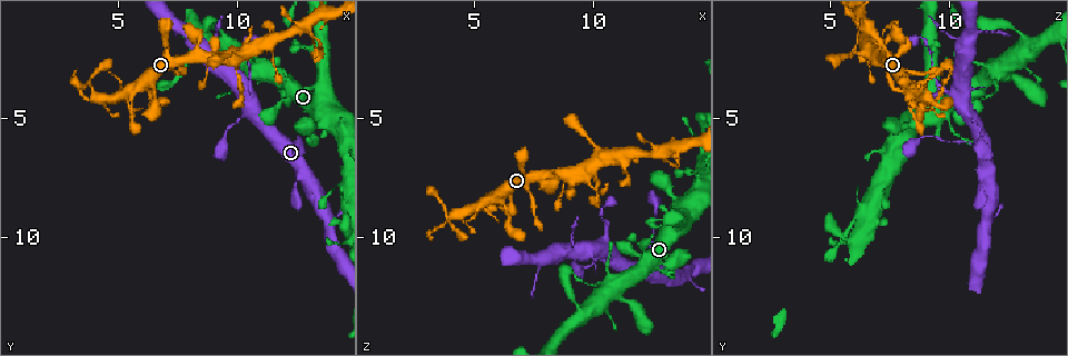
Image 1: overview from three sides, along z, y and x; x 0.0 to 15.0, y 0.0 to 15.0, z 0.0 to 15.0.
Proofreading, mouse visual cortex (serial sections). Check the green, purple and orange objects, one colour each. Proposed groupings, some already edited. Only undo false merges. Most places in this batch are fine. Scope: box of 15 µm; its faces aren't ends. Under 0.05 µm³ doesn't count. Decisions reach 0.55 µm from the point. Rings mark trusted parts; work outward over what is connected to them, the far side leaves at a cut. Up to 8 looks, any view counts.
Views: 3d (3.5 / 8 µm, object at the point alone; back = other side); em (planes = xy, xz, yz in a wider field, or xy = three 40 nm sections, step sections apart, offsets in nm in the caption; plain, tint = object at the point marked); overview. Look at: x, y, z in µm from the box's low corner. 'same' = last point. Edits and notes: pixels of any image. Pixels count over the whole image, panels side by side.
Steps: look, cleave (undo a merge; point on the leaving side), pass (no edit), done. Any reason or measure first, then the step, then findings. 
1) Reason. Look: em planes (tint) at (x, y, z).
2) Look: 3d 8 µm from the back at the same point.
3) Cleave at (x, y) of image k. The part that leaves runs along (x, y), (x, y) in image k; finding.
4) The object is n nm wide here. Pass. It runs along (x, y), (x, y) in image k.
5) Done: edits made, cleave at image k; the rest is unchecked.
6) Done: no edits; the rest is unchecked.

Three arms meet. Look: 3d 8 µm at (3.7, 3.6, 9.0).

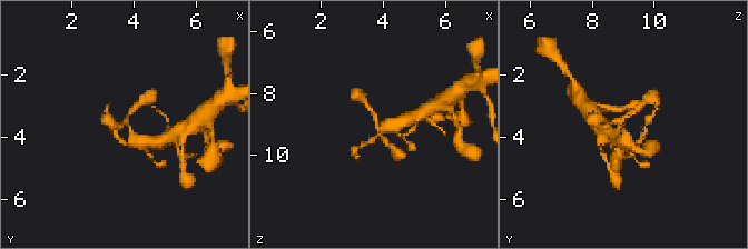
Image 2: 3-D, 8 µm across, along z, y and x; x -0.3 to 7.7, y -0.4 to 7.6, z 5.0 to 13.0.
Closer look. Look: 3d 3.5 µm at (3.8, 3.5, 9.0).

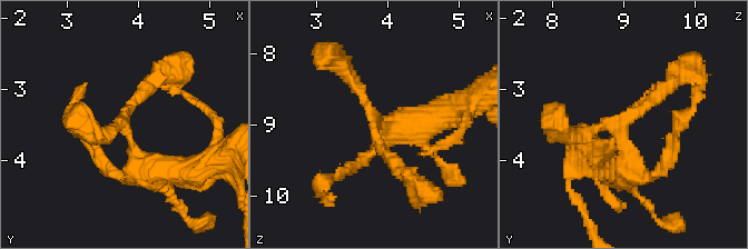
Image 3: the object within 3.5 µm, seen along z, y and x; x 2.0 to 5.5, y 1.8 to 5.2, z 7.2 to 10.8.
3 arms meet here; the arms are 150, 200, 450 nm wide; now the EM. Look: em xy step 3 (tint) at (3.85, 3.55, 8.90).

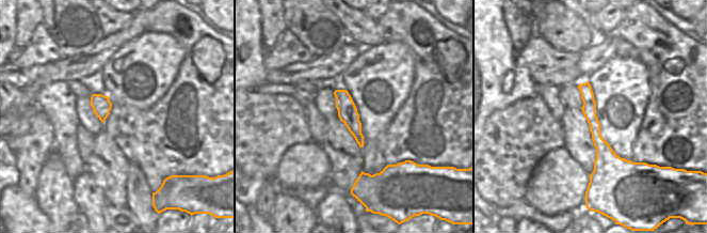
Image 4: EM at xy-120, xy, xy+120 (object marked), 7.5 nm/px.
The object is 150 nm wide here. Pass. It runs along (584, 86), (601, 145), (592, 184) in image 4; one cell here.

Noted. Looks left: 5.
Three-way junction. Look: 3d 3.5 µm at (10.4, 4.9, 11.0).

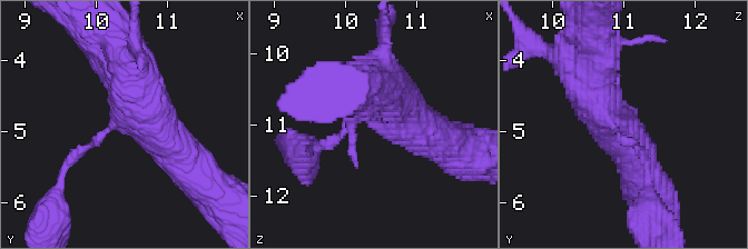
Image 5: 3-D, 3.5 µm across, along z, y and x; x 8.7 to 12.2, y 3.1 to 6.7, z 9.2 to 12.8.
Look: em xy step 5 (tint) at (10.45, 4.85, 10.95).

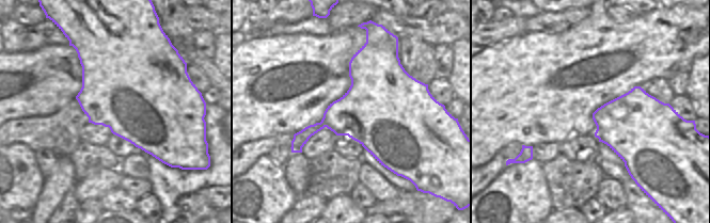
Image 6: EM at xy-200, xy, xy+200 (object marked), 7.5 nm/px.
3 arms meet here; the arms are 100, 600, 700 nm wide. Pass. It runs along (192, 170), (147, 116), (117, 53) in image 5; continuous, no second cell.

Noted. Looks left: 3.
Thick turns thin. Look: 3d 3.5 µm from the back at (10.6, 3.4, 9.5).

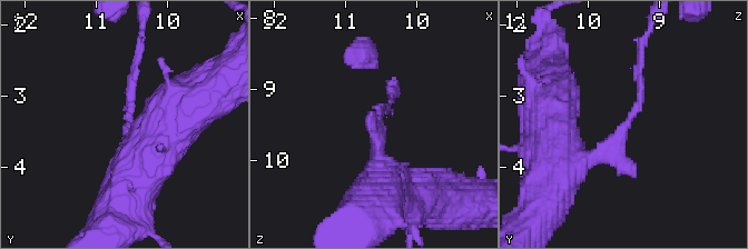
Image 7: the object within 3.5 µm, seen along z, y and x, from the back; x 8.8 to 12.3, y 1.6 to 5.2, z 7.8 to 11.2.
Now the EM. Look: em xy step 5 (tint) at (10.50, 3.35, 9.40).

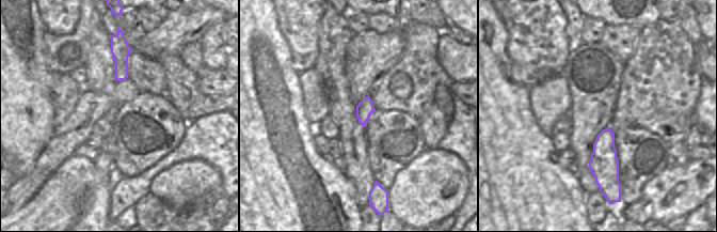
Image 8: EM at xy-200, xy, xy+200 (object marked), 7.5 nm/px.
Pass. It runs along (554, 170), (614, 143), (640, 102), (640, 51) in image 7; continuous, no second cell.

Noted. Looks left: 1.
Done: no edits; the rest is unchecked.

